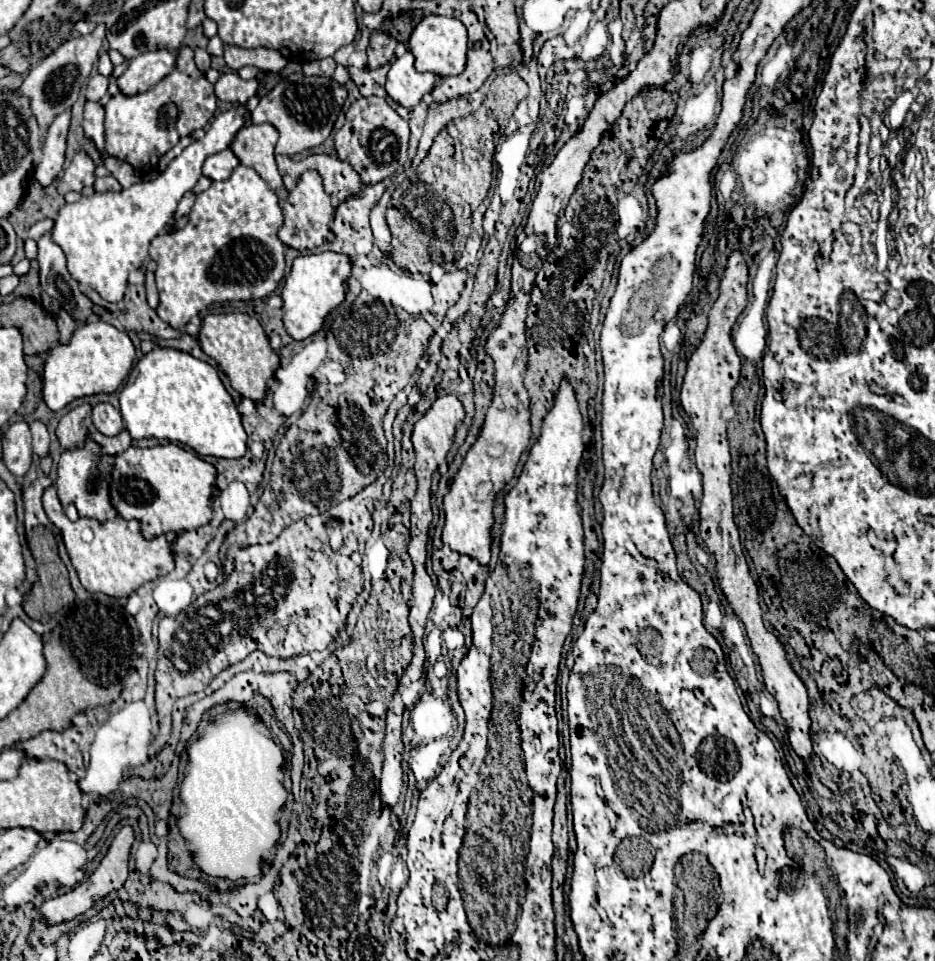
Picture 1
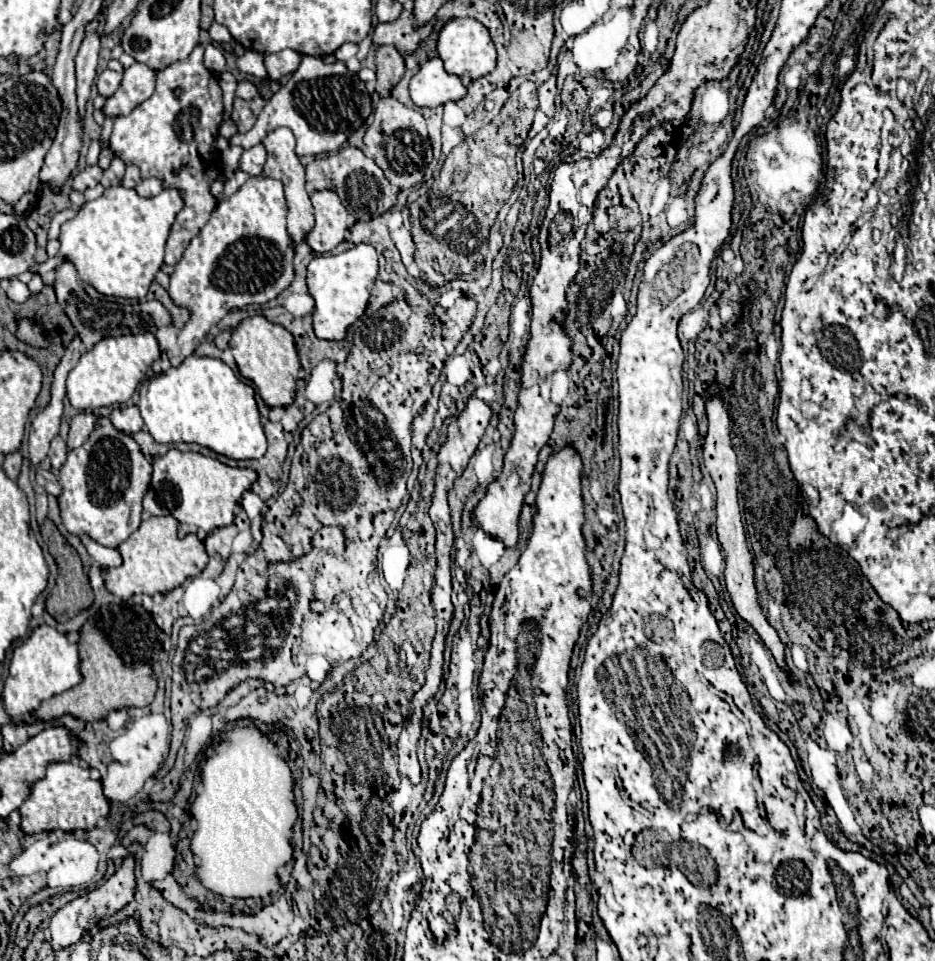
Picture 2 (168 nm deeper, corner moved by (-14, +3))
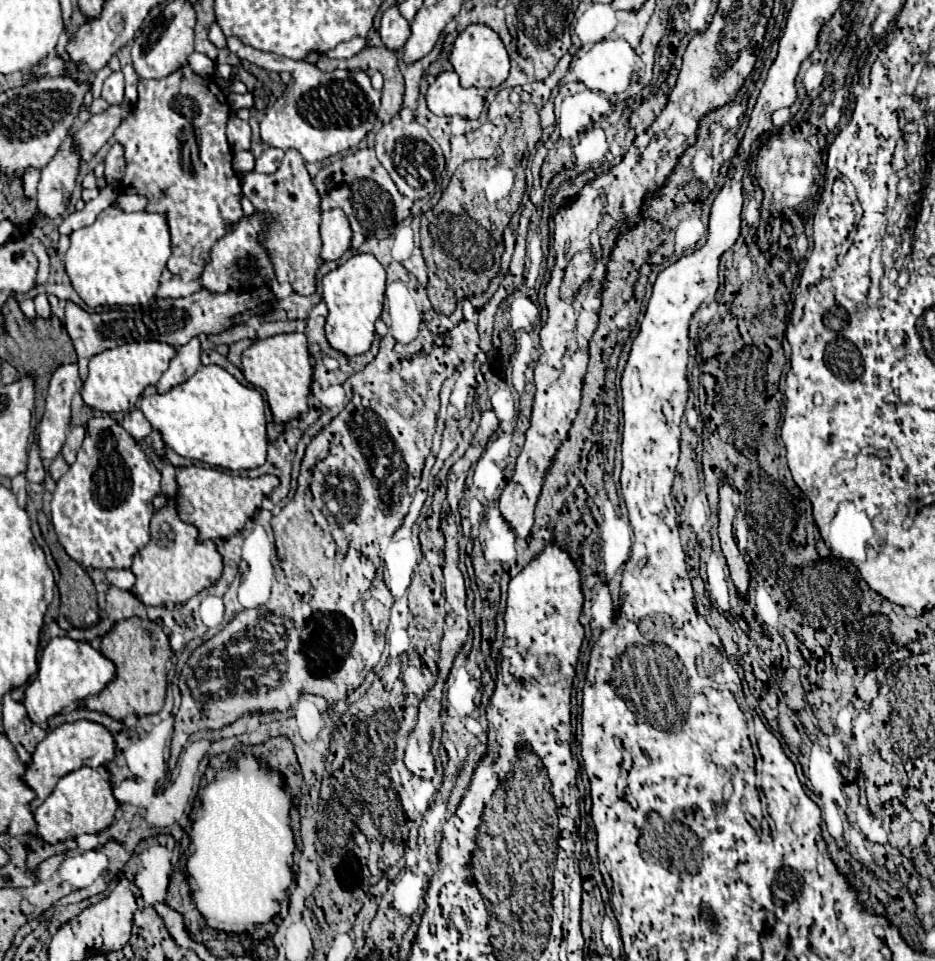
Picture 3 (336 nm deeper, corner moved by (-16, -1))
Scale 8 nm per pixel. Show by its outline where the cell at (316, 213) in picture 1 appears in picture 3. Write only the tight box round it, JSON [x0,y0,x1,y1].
[322,210,350,260]

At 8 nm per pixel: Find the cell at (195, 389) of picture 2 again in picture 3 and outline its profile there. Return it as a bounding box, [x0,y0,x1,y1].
[138,366,266,472]

